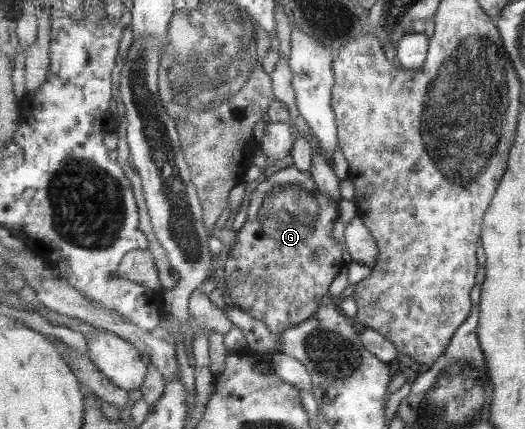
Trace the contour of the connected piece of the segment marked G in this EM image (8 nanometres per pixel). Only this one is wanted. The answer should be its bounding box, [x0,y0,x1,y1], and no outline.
[226,165,345,332]

